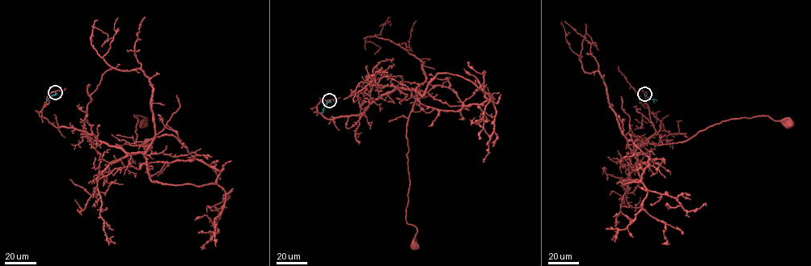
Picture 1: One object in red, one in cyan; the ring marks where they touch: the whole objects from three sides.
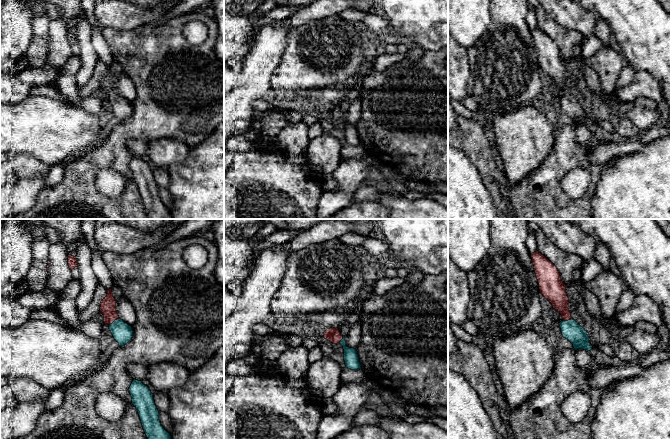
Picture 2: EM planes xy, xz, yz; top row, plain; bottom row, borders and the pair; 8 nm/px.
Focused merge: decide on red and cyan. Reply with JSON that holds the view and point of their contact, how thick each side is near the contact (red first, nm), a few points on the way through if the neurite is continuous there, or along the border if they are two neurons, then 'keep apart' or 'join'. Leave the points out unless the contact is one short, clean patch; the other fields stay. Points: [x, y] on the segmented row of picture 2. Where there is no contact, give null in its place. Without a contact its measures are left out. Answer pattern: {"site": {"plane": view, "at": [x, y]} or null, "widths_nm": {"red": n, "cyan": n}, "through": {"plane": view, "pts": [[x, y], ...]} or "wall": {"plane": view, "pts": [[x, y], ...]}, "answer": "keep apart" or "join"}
{"site": {"plane": "xy", "at": [114, 320]}, "widths_nm": {"red": 130, "cyan": 160}, "through": {"plane": "xy", "pts": [[108, 305], [110, 316], [114, 320], [122, 332]]}, "answer": "join"}

